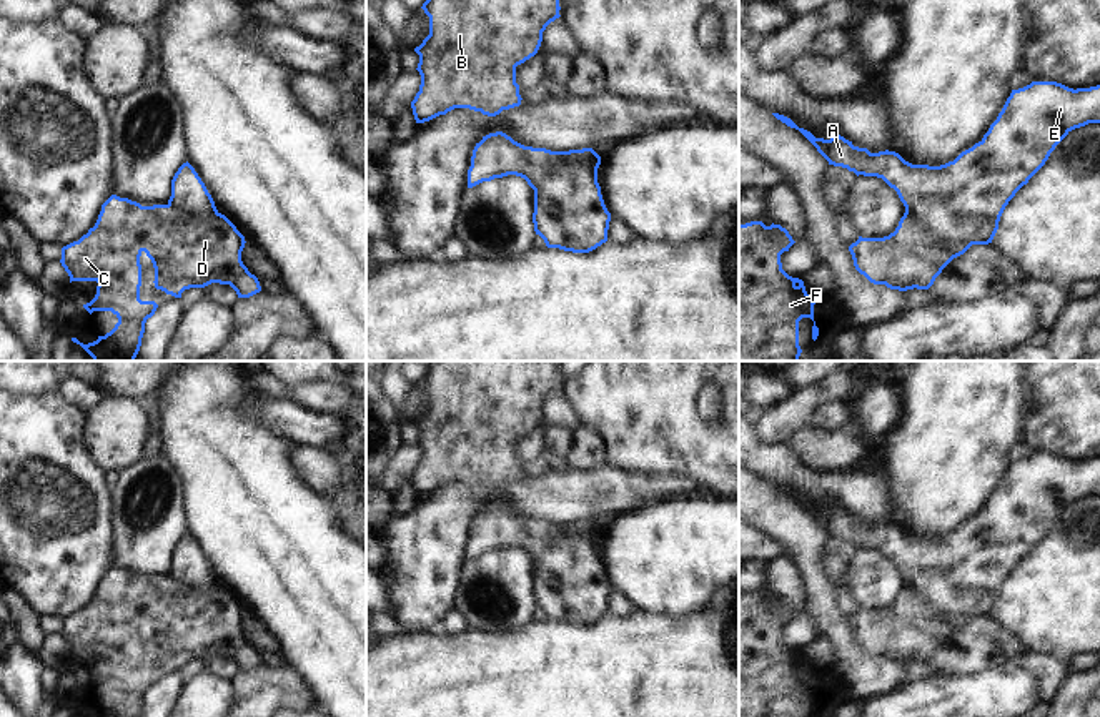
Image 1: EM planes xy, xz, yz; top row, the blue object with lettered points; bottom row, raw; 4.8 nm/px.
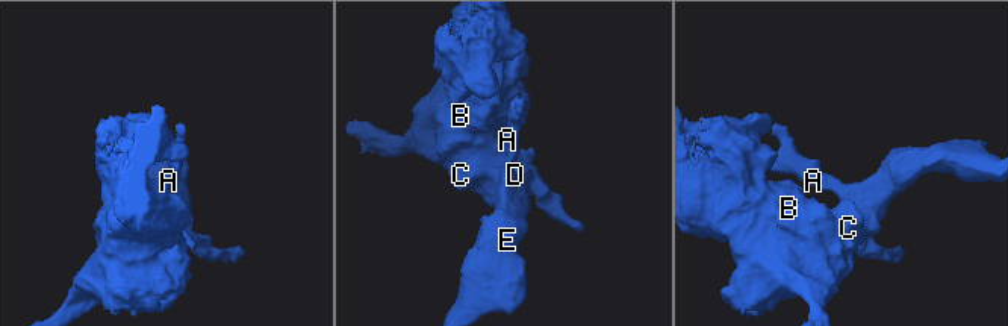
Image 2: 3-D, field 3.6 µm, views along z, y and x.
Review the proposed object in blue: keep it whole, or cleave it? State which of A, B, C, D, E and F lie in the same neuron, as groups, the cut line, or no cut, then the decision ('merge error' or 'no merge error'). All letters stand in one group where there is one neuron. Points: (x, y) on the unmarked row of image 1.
A E / B C D F; cut in xz along (596, 548), (583, 539), (558, 538), (535, 563); merge error

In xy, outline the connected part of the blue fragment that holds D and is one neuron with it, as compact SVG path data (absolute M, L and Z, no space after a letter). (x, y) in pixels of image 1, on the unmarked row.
M111 567L103 577L93 601L78 614L62 621L62 639L72 654L97 654L95 670L83 677L93 684L111 684L118 695L105 709L88 717L141 717L145 695L158 680L155 674L140 672L141 637L145 624L155 640L155 660L181 670L190 660L211 655L230 657L238 670L250 670L261 664L260 654L241 634L245 609L221 586L205 591L185 589L170 577L141 579L128 571Z

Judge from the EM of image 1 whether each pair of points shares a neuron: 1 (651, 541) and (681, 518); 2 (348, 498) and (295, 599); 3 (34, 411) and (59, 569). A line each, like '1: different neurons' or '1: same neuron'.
1: same neuron
2: different neurons
3: same neuron

